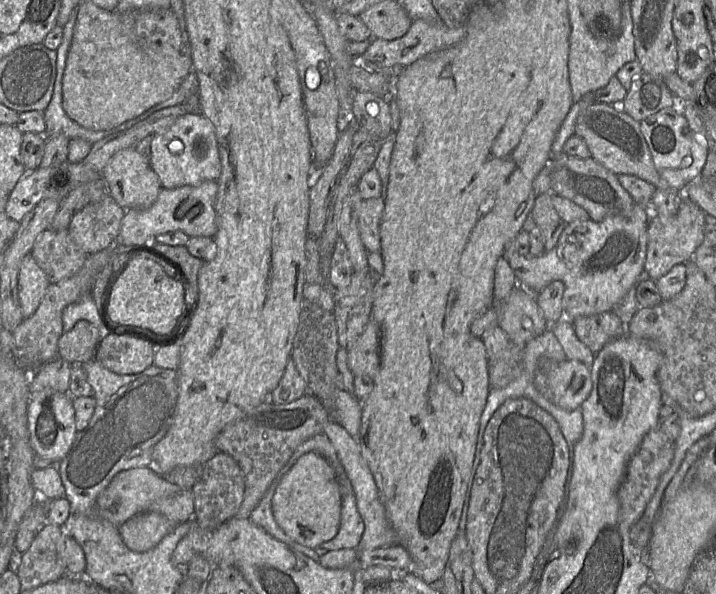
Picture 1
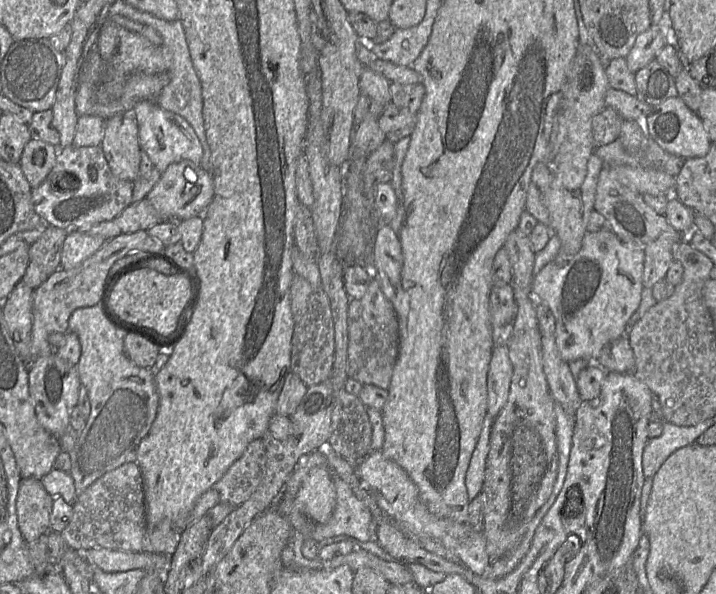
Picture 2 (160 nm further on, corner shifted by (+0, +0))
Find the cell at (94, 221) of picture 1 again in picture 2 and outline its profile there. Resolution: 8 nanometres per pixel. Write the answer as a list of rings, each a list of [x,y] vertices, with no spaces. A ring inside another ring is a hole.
[[[73,229],[68,231],[62,246],[60,267],[72,269],[79,266],[84,260],[93,255],[107,240]]]

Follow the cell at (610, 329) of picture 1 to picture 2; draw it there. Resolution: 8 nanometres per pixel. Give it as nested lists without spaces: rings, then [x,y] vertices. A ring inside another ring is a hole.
[[[622,336],[607,343],[594,363],[606,372],[634,373],[635,358],[628,337]]]

